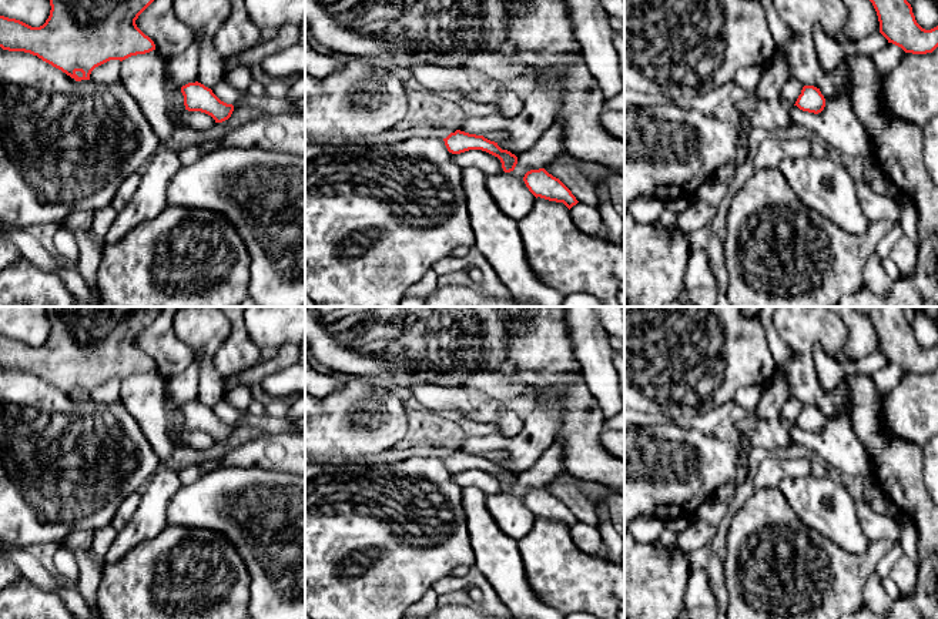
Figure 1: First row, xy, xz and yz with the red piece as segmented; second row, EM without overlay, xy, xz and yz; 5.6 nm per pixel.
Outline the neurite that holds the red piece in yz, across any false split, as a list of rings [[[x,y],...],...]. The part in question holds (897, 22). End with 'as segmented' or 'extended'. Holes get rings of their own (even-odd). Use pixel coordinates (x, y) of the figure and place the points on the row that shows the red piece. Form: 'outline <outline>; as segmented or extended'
outline [[[870,0],[877,11],[880,33],[905,53],[927,54],[938,47],[938,26],[922,29],[907,0]]]; as segmented

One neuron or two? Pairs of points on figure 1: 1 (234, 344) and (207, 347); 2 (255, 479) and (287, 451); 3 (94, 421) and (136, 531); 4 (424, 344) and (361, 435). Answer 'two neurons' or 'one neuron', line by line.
1: two neurons
2: two neurons
3: two neurons
4: two neurons

